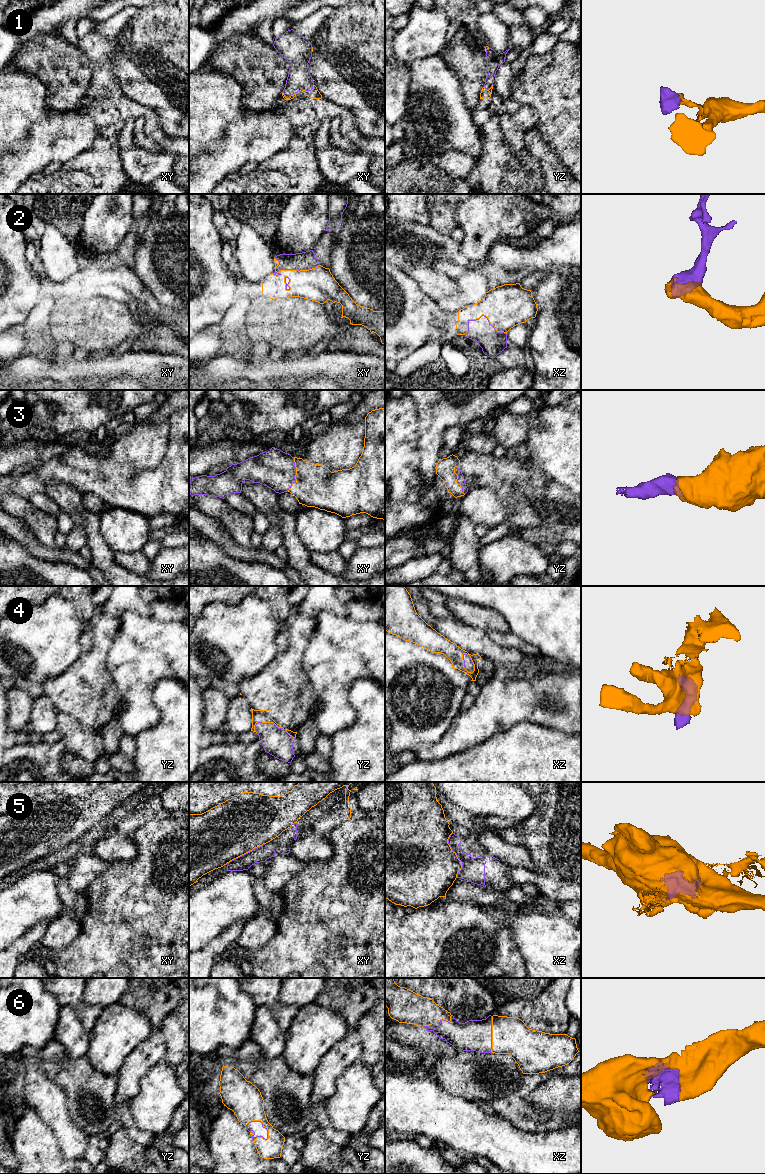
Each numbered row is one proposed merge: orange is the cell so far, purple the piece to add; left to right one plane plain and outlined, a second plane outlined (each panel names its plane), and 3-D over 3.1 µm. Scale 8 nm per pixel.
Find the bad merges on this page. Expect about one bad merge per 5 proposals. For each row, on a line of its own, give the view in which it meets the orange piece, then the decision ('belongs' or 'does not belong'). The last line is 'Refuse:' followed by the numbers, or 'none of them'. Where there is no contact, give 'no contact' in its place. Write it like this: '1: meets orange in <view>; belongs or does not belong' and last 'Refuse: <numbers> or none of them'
1: meets orange in xy; belongs
2: meets orange in xz; belongs
3: meets orange in xy; belongs
4: meets orange in yz; belongs
5: meets orange in xz; does not belong
6: meets orange in yz; belongs
Refuse: 5

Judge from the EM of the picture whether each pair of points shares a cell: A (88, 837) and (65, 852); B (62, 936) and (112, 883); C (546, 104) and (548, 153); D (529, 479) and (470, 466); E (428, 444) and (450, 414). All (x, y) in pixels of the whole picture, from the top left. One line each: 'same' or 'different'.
A: same
B: different
C: different
D: same
E: same

